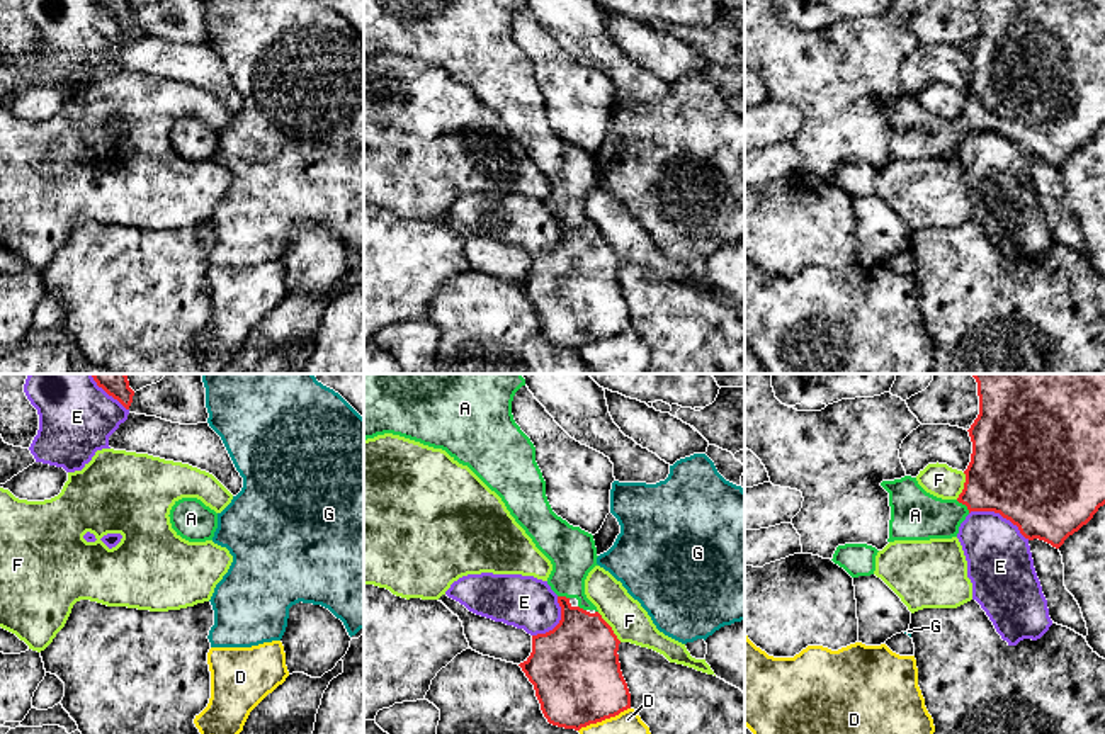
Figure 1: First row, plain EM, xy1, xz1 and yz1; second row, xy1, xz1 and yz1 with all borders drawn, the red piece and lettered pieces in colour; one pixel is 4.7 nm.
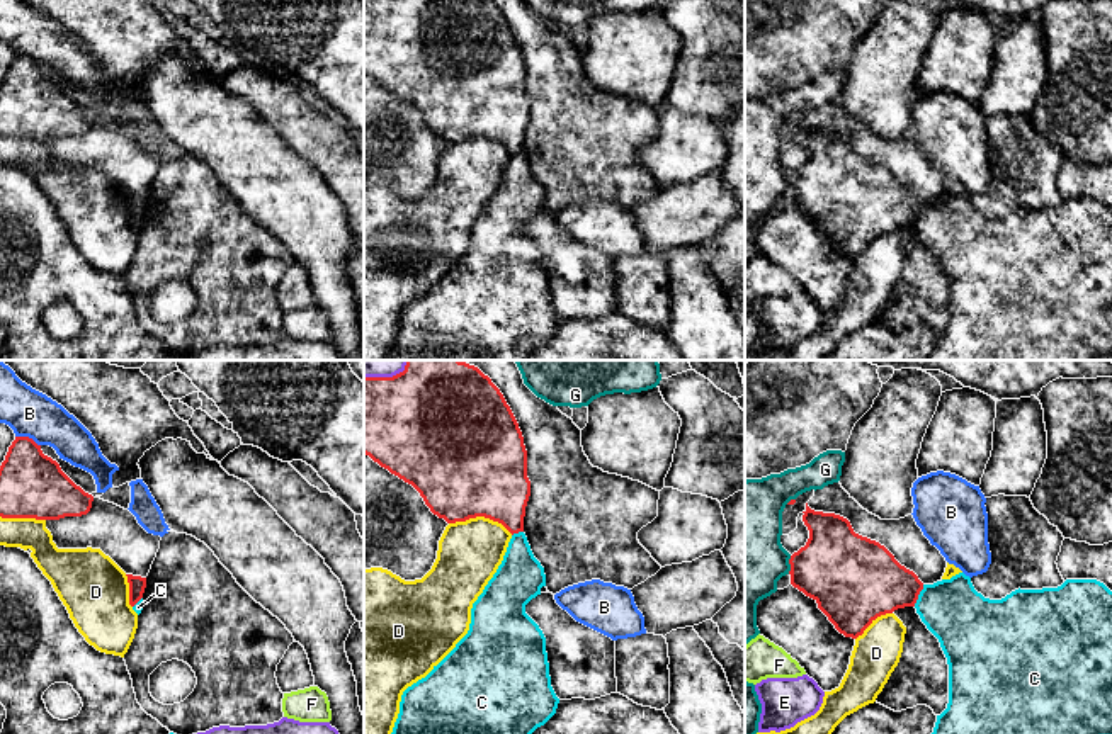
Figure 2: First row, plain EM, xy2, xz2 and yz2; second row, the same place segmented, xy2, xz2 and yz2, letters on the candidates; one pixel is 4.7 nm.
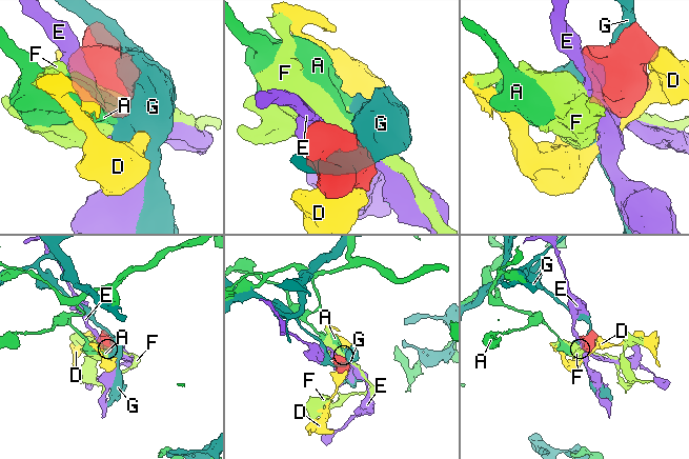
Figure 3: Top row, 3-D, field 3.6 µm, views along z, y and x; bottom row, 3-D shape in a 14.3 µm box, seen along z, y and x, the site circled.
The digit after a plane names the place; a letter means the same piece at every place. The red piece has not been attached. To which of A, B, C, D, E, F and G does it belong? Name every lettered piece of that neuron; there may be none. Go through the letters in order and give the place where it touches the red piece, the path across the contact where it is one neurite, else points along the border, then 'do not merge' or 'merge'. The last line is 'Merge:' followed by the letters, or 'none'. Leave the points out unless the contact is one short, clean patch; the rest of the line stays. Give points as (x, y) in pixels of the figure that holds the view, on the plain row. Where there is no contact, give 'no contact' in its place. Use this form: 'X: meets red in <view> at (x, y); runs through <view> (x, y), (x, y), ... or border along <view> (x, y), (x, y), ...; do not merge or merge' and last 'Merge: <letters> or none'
A: meets red in yz1 at (964, 123); merge
B: meets red in xy2 at (28, 56); border along xy2 (16, 55), (26, 55), (39, 65); do not merge
C: meets red in yz2 at (919, 213); border along yz2 (924, 204), (913, 225); do not merge
D: meets red in xz2 at (482, 135); do not merge
E: meets red in yz1 at (1000, 133); do not merge
F: meets red in xz1 at (611, 247); do not merge
G: meets red in yz2 at (789, 182); do not merge
Merge: A

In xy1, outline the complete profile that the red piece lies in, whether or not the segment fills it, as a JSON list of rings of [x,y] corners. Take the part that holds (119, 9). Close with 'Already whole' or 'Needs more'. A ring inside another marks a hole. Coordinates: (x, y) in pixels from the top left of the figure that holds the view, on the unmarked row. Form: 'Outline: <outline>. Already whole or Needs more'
Outline: [[[95,0],[109,15],[117,19],[126,29],[133,22],[134,10],[129,7],[129,0]]]. Already whole

